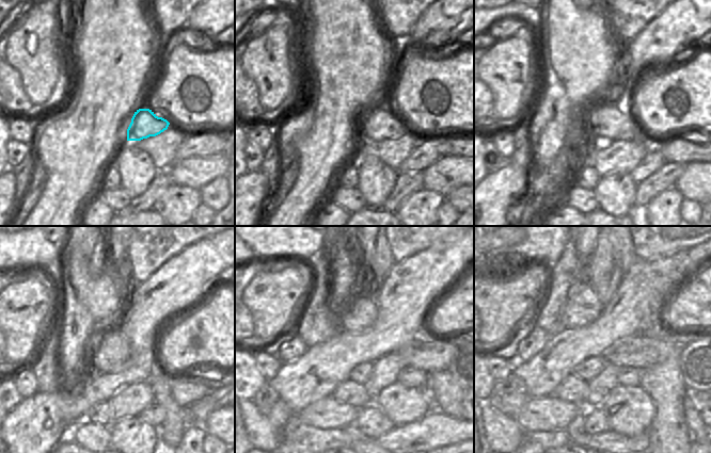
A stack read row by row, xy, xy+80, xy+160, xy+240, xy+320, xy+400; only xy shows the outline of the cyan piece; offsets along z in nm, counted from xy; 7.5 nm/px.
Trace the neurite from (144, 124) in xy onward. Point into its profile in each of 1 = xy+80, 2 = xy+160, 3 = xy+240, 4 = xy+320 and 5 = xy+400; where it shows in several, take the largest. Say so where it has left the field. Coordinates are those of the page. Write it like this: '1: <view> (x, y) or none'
1: xy+80 (377, 123)
2: xy+160 (599, 116)
3: xy+240 (114, 355)
4: xy+320 (352, 313)
5: xy+400 (582, 307)

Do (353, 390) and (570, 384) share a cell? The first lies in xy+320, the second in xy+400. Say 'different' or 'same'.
same

